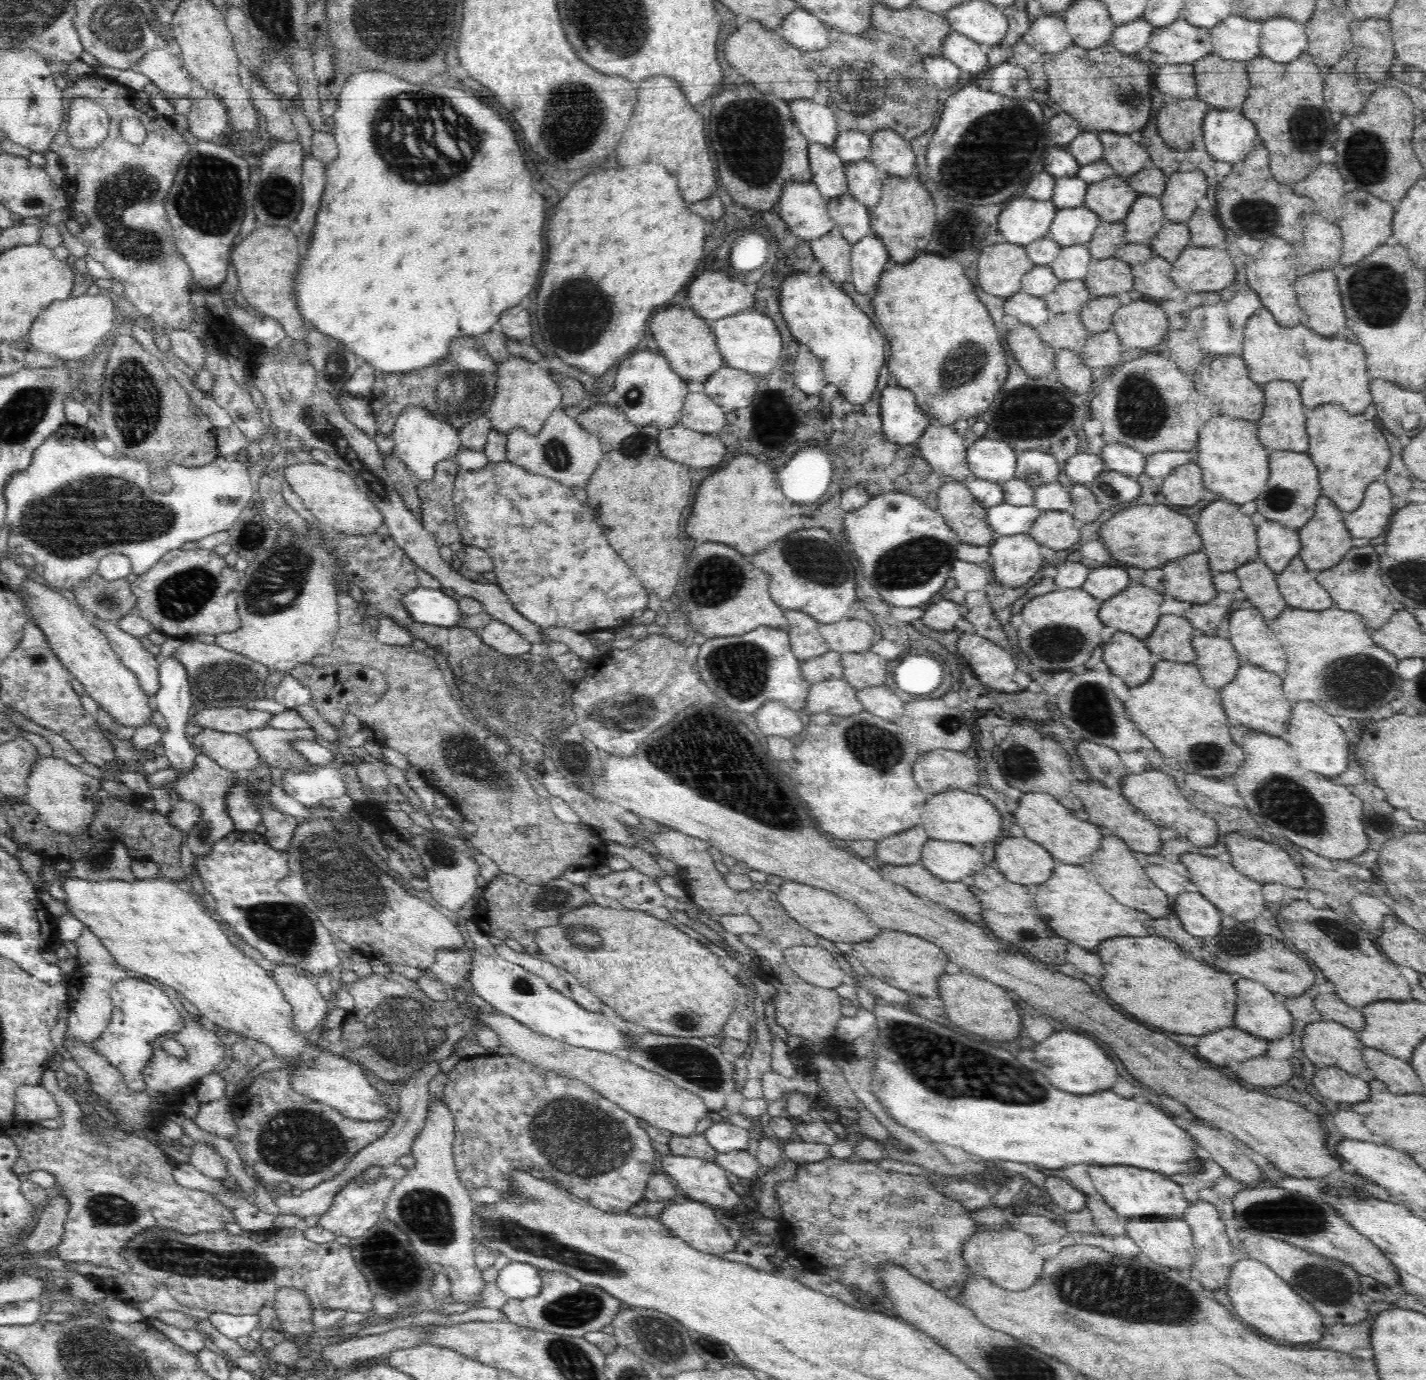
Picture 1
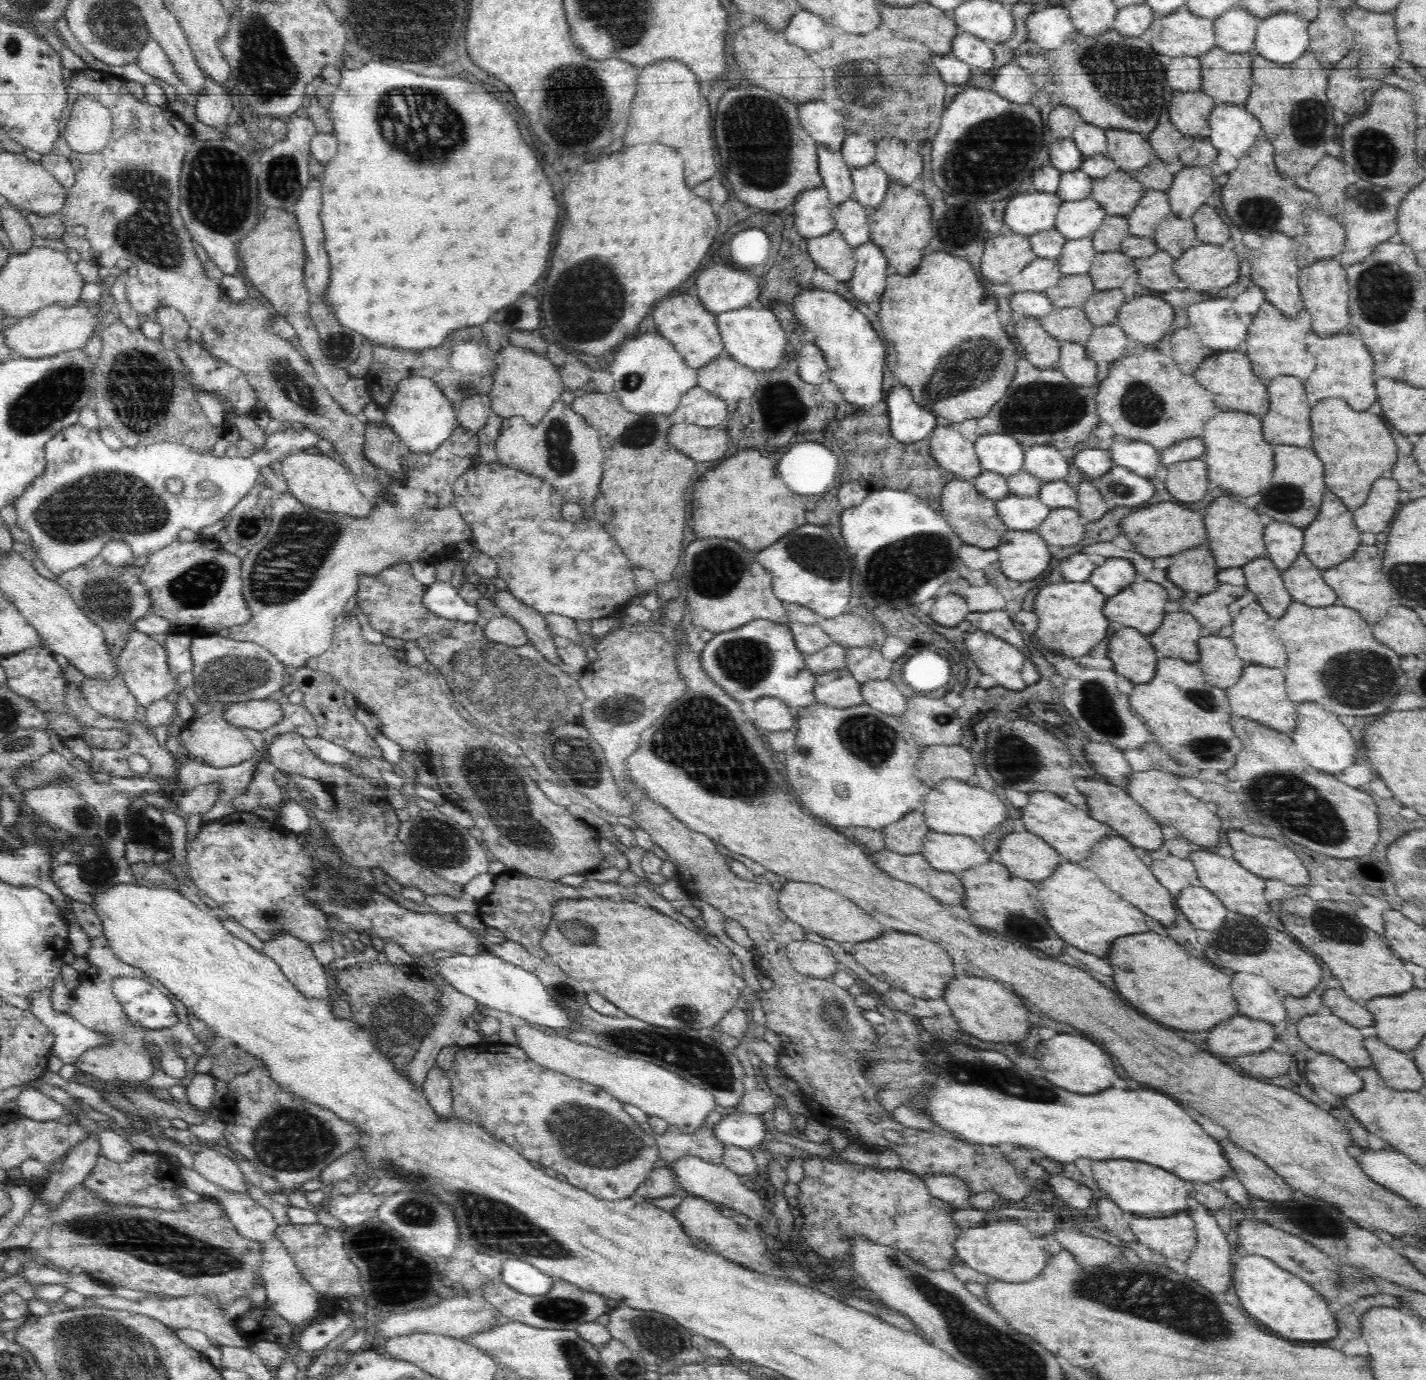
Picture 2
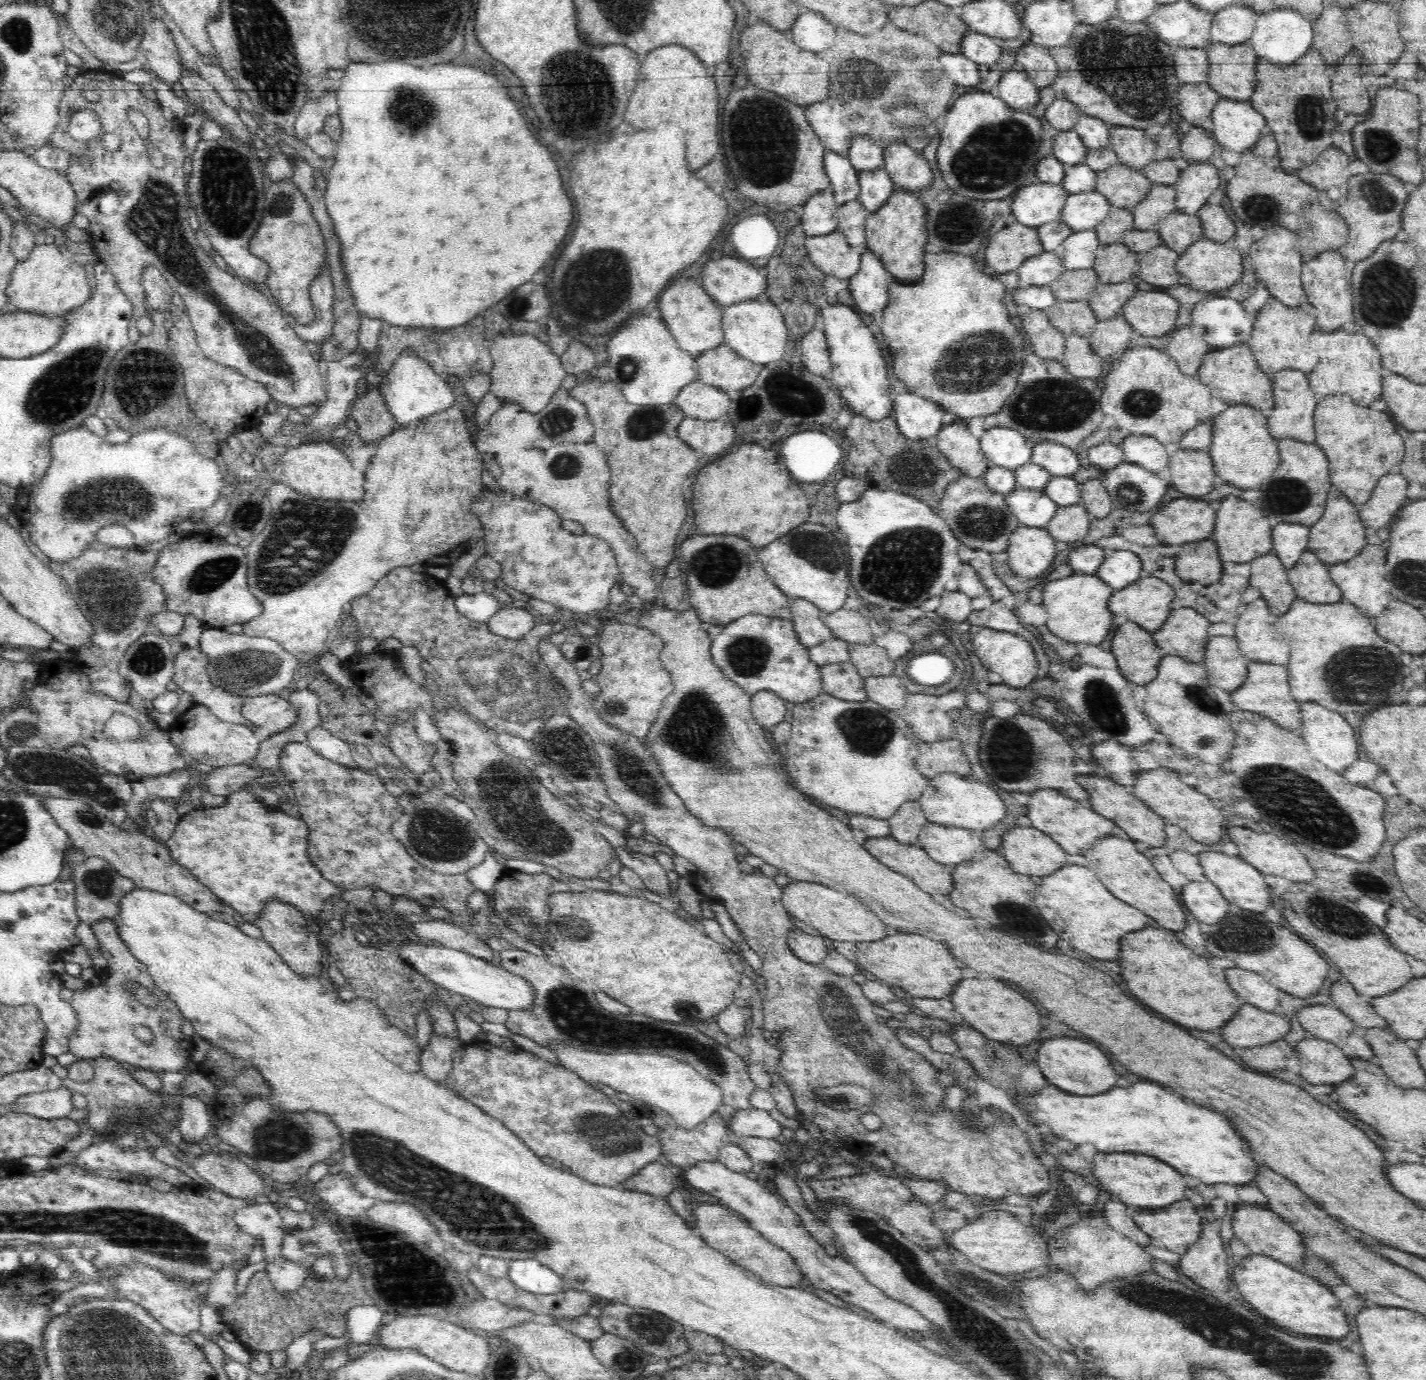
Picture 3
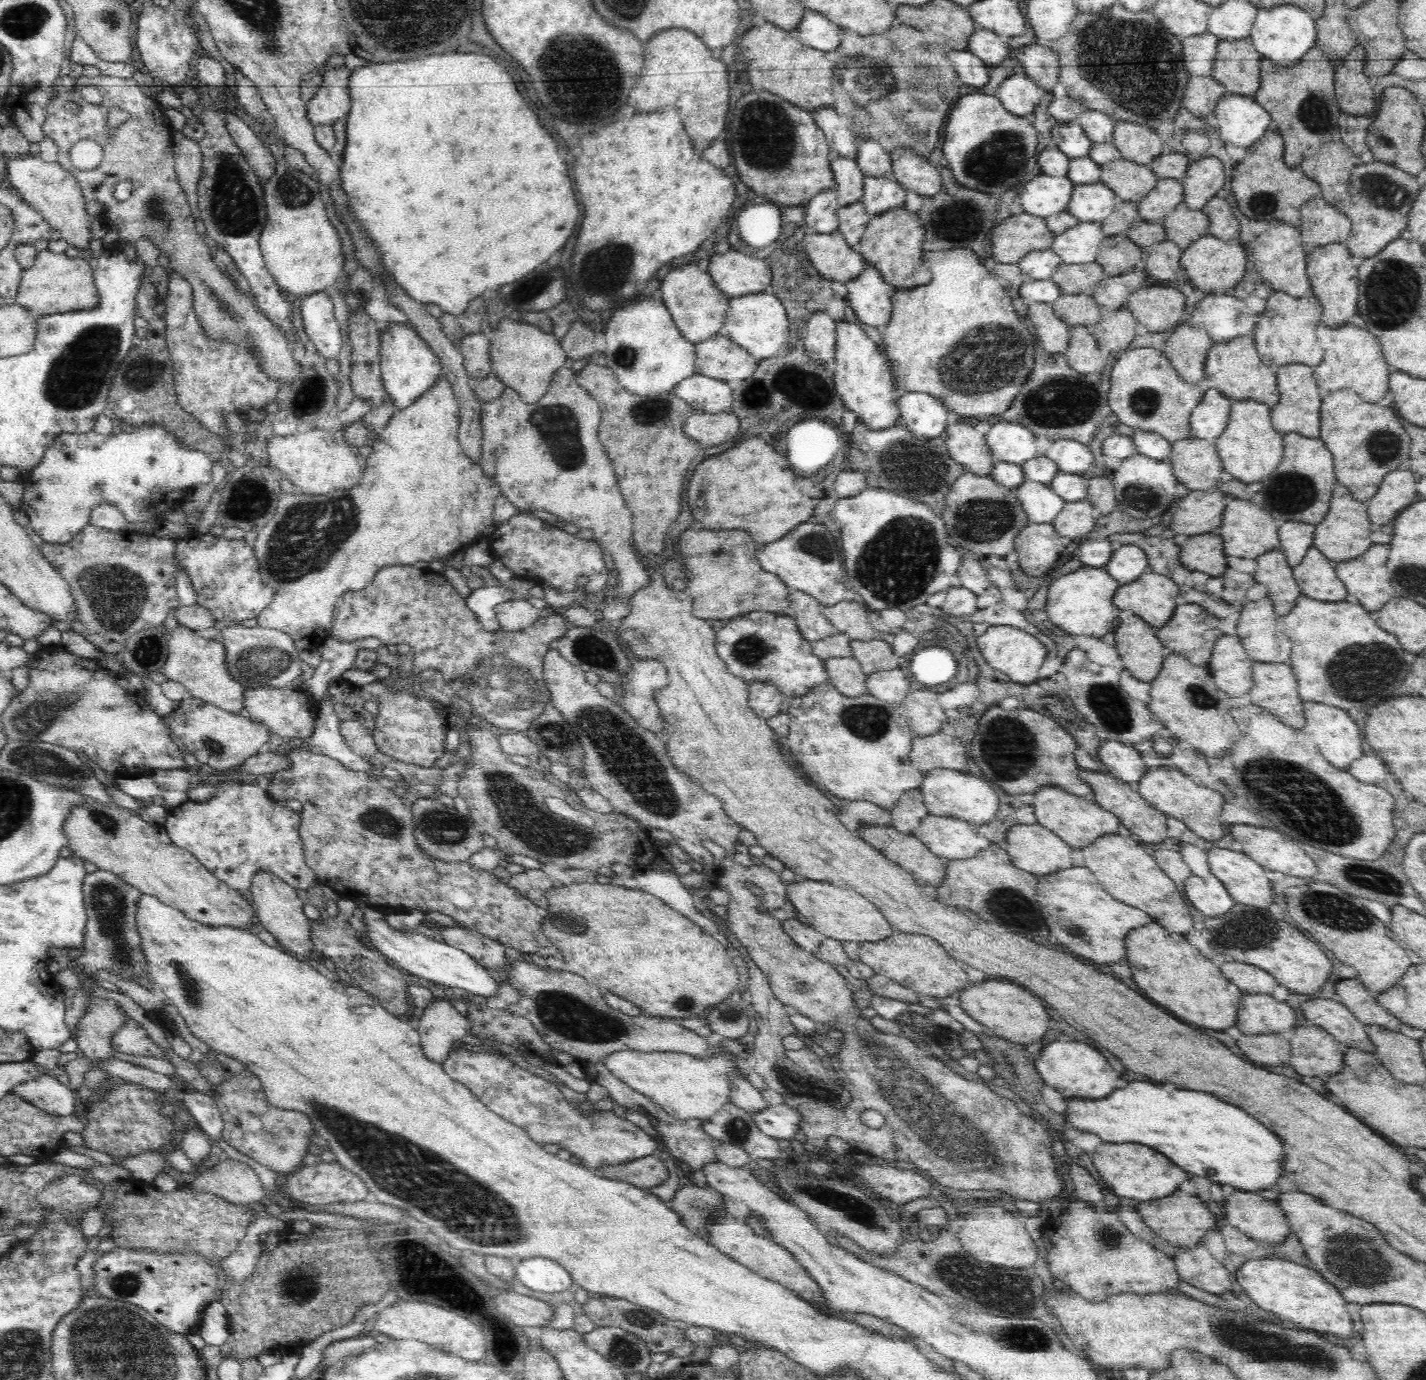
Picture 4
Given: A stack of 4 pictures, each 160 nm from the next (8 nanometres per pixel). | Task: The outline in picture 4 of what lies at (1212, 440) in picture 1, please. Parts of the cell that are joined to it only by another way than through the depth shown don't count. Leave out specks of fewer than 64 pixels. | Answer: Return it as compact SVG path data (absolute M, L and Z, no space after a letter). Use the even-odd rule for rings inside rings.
M1254 400L1232 403L1226 428L1215 440L1223 470L1246 484L1260 484L1264 477L1276 470L1283 459L1283 433L1278 432L1272 424L1271 407Z

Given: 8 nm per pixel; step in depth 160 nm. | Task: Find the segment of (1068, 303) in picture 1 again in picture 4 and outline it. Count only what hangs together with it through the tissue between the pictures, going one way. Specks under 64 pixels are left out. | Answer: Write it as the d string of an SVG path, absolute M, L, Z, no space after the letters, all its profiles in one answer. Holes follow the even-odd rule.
M1095 260L1086 264L1066 264L1051 276L1063 294L1085 294L1105 278L1108 274Z

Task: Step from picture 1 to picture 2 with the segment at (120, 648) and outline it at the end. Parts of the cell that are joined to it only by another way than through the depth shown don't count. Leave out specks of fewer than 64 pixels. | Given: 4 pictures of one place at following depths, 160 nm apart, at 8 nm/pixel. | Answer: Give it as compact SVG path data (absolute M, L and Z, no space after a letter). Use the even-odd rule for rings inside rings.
M136 630L128 633L127 638L128 642L115 662L129 692L136 697L141 709L143 709L152 702L170 695L178 684L176 684L176 679L170 675L168 654L165 647L152 640L150 635Z

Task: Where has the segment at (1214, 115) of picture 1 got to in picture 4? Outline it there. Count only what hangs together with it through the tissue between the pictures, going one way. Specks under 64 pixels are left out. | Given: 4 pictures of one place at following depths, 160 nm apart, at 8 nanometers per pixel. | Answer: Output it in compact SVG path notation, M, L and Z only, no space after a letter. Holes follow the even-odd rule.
M1224 95L1215 114L1218 122L1214 132L1236 146L1250 146L1262 138L1271 122L1270 113L1250 95Z

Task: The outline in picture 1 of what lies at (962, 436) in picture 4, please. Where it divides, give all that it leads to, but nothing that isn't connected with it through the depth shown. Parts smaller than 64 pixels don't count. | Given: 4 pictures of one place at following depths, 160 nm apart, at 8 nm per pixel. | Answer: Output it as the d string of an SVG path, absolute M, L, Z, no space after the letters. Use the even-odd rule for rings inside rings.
M928 425L917 440L917 452L943 476L962 481L971 475L966 458L968 443L951 425Z

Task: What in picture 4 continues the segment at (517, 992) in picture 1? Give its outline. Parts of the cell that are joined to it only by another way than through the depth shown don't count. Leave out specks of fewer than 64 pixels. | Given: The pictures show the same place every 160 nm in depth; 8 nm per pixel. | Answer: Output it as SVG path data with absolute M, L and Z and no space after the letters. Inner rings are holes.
M366 904L359 905L363 912L366 933L371 940L370 946L402 968L408 974L425 978L428 981L444 986L449 993L478 994L490 998L496 996L500 990L500 977L496 977L489 969L476 962L463 950L450 946L445 941L437 941L417 932L400 931L391 928L384 916L386 912L376 912L378 908Z

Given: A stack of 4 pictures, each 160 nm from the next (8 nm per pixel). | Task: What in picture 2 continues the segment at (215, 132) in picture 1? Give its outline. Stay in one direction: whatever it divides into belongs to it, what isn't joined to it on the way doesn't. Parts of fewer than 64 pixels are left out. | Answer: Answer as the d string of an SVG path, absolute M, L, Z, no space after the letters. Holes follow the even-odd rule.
M206 75L206 92L196 97L195 115L198 122L216 128L226 123L232 110L229 89L212 82L212 79Z

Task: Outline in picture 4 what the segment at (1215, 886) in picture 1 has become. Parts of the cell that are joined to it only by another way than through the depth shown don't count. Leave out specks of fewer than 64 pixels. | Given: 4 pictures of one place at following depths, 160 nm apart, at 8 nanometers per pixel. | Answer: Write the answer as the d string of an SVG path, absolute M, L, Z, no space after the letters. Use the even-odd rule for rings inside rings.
M1216 847L1207 856L1211 873L1226 885L1236 901L1266 909L1278 900L1264 875L1265 867L1247 854Z

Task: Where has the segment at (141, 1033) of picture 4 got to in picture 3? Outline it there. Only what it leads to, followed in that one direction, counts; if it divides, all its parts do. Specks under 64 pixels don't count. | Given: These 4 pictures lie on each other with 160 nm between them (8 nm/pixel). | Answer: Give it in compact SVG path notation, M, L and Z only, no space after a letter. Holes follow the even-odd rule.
M102 919L96 924L92 924L92 931L99 942L100 954L108 961L108 966L104 968L95 969L100 984L98 986L90 985L85 989L74 991L69 1003L78 1015L78 1026L70 1036L69 1051L75 1054L78 1060L92 1061L102 1056L109 1056L117 1060L125 1067L129 1068L143 1068L144 1070L152 1070L154 1072L182 1072L189 1067L191 1061L191 1042L182 1033L182 1026L184 1026L184 1017L176 1003L172 1002L168 995L160 990L154 979L150 976L147 966L134 958L128 947L122 942L119 937L118 928L112 919ZM128 983L138 983L142 987L150 990L154 997L158 997L158 1007L147 1008L138 1004L138 1001L129 994L129 990L125 988ZM136 1026L147 1026L154 1034L152 1045L146 1045L134 1035L134 1028Z

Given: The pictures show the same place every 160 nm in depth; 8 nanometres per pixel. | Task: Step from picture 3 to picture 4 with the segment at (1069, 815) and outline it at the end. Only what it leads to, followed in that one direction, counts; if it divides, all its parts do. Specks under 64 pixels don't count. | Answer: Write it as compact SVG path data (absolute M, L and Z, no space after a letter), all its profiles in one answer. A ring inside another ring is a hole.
M1044 786L1038 792L1034 792L1033 811L1038 824L1049 828L1076 851L1092 844L1097 838L1114 834L1121 825L1115 814L1104 810L1094 801L1090 802L1054 786Z

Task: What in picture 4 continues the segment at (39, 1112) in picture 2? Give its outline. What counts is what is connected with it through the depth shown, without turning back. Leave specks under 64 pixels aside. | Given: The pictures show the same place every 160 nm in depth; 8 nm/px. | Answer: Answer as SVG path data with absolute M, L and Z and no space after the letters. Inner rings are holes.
M53 1072L18 1084L13 1093L32 1106L54 1116L74 1115L74 1093L56 1079Z

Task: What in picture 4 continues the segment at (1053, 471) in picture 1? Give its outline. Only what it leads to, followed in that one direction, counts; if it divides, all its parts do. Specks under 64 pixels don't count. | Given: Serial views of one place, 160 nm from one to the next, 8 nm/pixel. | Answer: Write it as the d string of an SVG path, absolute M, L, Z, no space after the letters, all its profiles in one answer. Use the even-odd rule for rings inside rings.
M1071 439L1056 440L1043 454L1058 465L1062 472L1084 473L1092 468L1093 455L1088 444L1084 445Z

